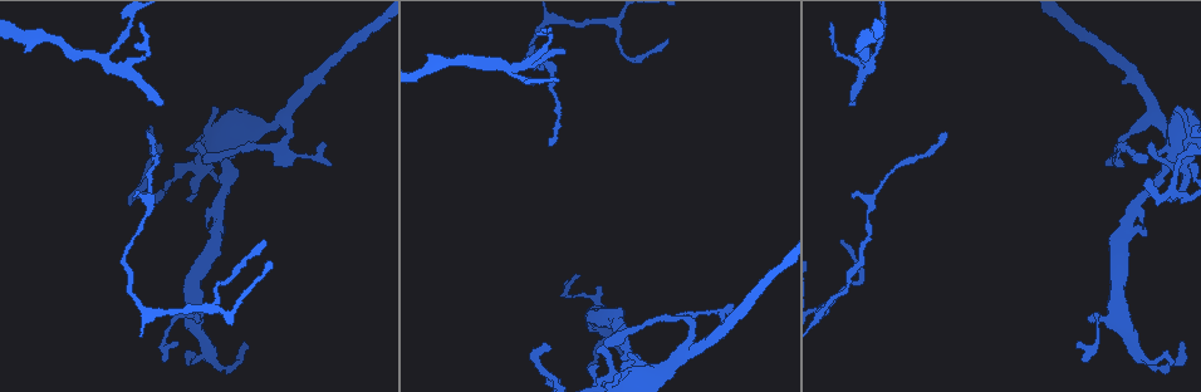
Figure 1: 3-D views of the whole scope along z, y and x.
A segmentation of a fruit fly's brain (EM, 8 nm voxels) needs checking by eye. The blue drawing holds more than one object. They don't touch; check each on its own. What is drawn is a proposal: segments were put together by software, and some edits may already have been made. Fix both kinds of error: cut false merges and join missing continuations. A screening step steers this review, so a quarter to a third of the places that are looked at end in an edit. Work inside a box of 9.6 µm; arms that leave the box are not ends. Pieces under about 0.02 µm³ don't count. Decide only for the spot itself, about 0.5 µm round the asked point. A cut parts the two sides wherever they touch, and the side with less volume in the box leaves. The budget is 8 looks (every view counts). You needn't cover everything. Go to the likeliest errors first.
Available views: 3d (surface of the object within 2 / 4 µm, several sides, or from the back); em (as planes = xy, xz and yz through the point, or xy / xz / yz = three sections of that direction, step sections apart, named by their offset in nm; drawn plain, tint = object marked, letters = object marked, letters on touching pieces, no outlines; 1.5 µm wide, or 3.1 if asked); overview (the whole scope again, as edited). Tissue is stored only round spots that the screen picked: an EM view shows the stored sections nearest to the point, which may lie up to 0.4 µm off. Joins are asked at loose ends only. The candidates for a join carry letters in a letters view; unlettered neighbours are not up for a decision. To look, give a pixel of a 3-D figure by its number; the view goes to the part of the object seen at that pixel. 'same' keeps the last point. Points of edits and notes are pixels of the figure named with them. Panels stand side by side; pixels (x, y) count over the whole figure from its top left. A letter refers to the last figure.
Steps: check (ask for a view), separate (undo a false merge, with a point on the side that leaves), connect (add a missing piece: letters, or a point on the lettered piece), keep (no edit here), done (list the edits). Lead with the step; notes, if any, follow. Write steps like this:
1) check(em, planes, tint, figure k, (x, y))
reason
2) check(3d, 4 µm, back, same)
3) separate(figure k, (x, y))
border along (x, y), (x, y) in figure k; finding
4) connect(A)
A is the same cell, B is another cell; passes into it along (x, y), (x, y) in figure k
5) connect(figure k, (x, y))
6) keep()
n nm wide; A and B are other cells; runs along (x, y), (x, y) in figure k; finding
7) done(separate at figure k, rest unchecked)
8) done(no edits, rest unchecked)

check(em, xy, step 4, letters, figure 1, (138, 196))
thin end

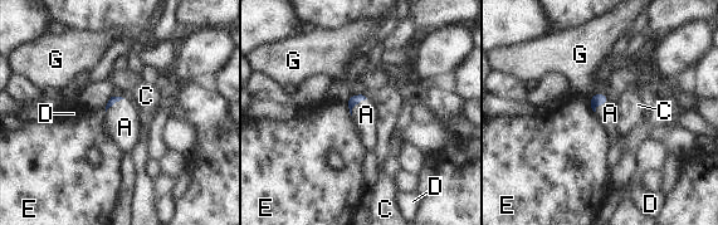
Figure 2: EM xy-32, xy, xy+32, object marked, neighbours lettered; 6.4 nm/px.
connect(A)
A is the same cell, C, D, E and G are other cells; passes into it along (352, 101), (356, 103), (366, 115) in figure 2; the neuron continues

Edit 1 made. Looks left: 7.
check(3d, 2 µm, back, figure 1, (161, 103))

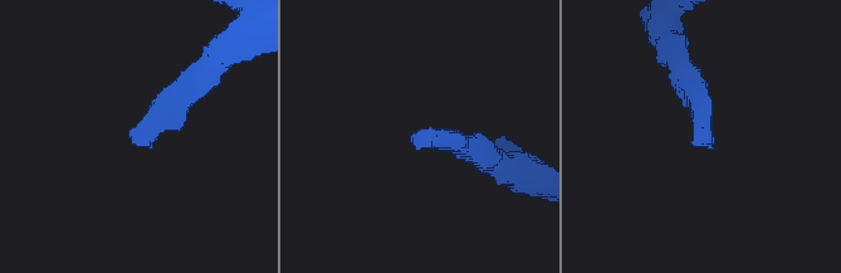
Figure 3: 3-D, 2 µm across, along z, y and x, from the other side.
check(em, yz, step 4, letters, figure 3, (693, 144))

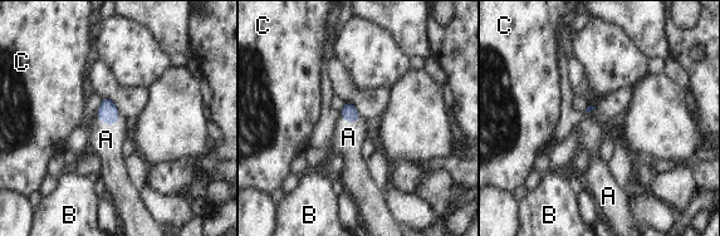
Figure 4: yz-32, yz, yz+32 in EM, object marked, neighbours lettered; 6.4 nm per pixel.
connect(A)
A is the same cell, B and C are other cells; passes into it along (107, 113), (111, 123), (106, 139) in figure 4; it goes on there

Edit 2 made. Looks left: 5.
check(em, planes, letters, figure 1, (601, 286))
stops while still wide

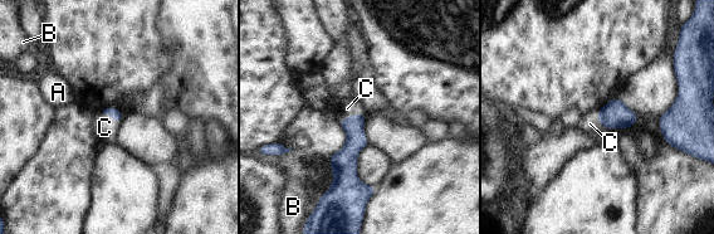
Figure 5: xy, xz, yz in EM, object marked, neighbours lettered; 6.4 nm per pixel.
connect(C)
C is the same cell, A and B are other cells; passes into it along (356, 140), (350, 116), (347, 108) in figure 5; it goes on there

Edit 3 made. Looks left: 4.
done(connect at figure 2, connect at figure 4, connect at figure 5, rest unchecked)

